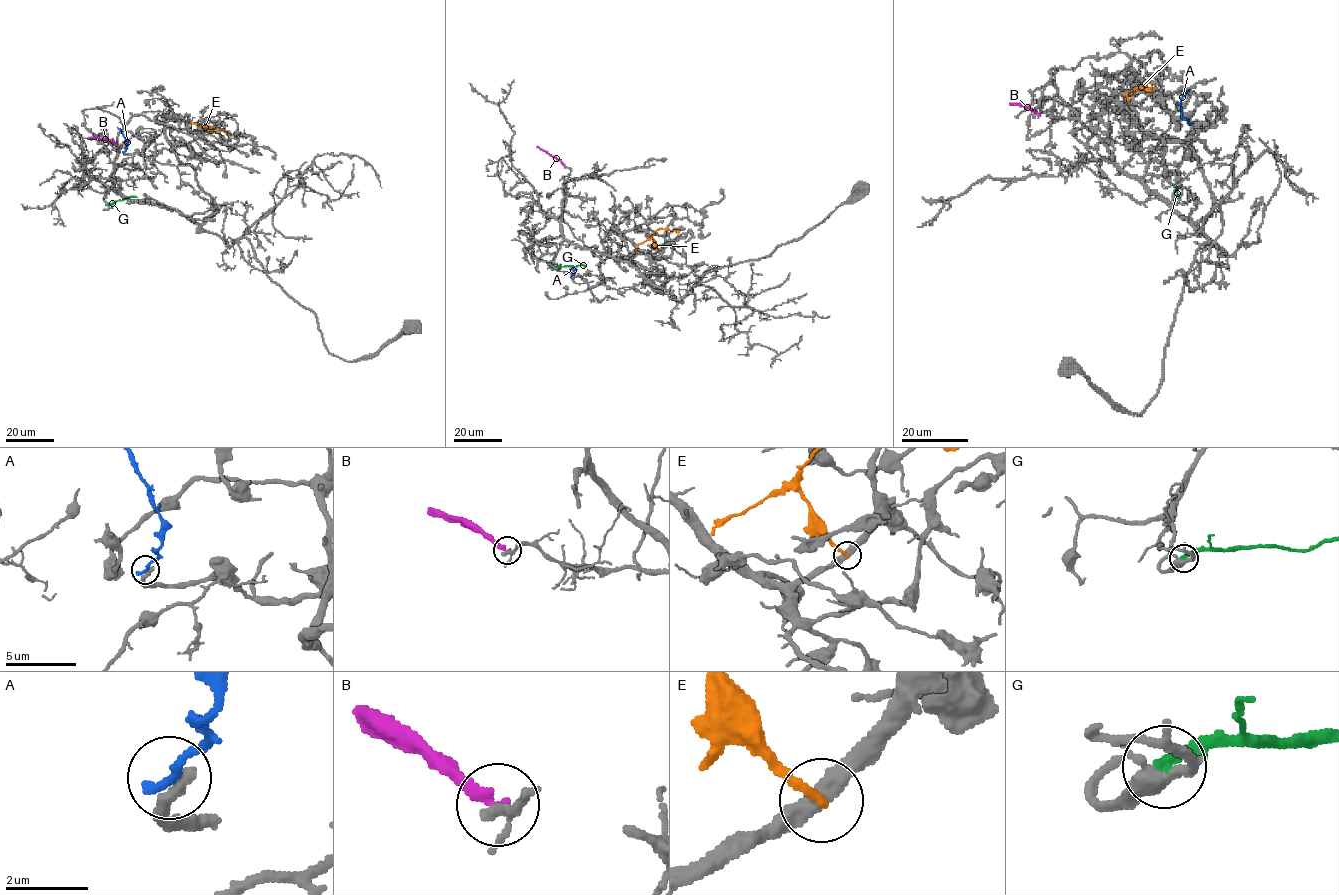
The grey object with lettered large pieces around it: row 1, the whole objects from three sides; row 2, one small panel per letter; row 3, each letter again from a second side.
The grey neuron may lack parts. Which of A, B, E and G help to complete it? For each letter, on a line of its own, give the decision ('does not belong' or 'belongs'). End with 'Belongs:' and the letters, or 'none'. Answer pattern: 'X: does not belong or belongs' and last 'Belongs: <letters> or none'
A: does not belong
B: does not belong
E: does not belong
G: does not belong
Belongs: none

